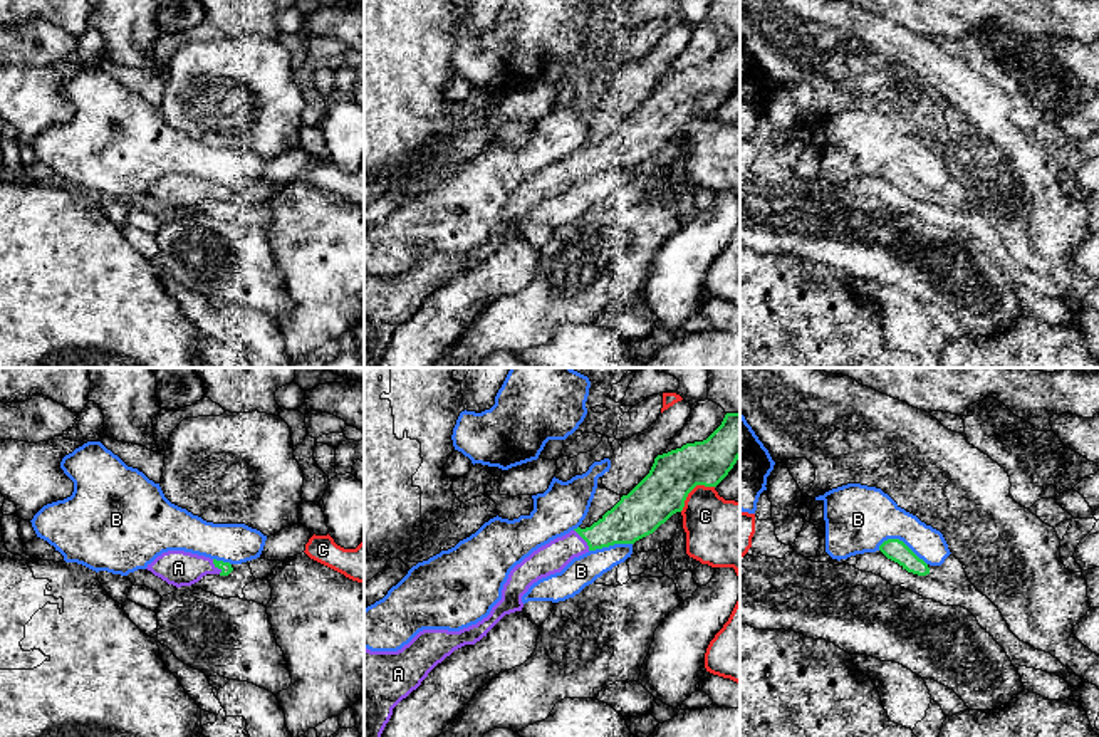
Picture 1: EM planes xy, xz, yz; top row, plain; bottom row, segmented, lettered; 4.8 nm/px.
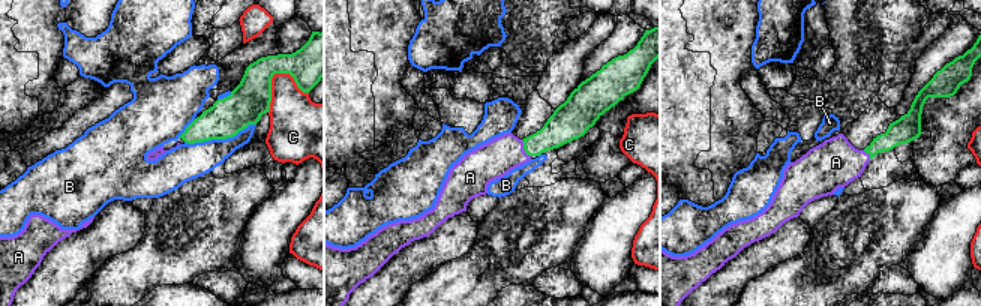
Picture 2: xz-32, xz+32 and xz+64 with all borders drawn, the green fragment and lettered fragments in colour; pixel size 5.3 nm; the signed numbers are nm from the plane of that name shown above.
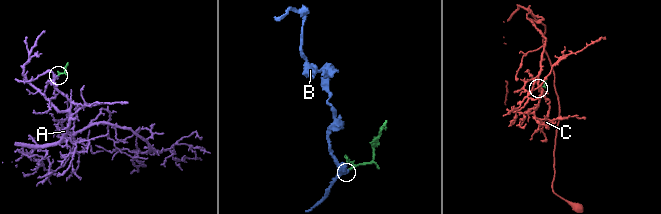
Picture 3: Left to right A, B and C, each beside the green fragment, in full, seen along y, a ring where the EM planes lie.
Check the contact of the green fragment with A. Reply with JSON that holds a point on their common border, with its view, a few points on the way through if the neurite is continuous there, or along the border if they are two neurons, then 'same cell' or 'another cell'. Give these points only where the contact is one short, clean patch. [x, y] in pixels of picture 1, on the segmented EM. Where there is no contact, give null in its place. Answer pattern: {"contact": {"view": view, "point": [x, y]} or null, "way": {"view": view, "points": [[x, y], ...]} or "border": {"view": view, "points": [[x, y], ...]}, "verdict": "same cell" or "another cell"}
{"contact": {"view": "xz", "point": [583, 538]}, "way": {"view": "xz", "points": [[631, 519], [594, 538], [583, 538], [552, 558]]}, "verdict": "same cell"}

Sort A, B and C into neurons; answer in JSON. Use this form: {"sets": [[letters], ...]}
{"sets": [["A"], ["B"], ["C"]]}

